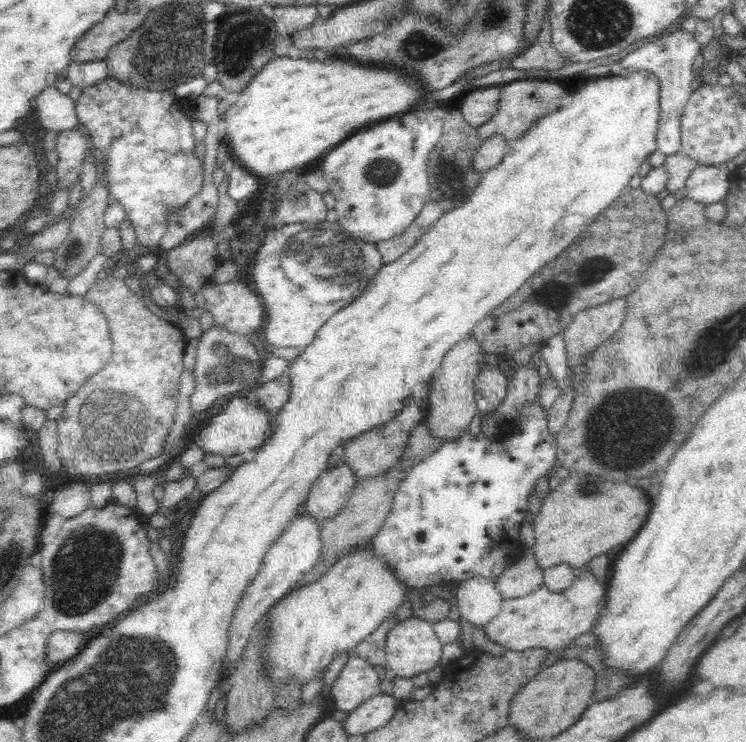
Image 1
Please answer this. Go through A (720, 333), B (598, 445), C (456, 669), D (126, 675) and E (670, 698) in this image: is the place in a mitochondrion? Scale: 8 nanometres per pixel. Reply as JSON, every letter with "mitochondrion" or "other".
{"A":"mitochondrion","B":"mitochondrion","C":"other","D":"mitochondrion","E":"other"}

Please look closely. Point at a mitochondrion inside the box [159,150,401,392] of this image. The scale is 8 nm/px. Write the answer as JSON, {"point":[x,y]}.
{"point":[321,257]}

